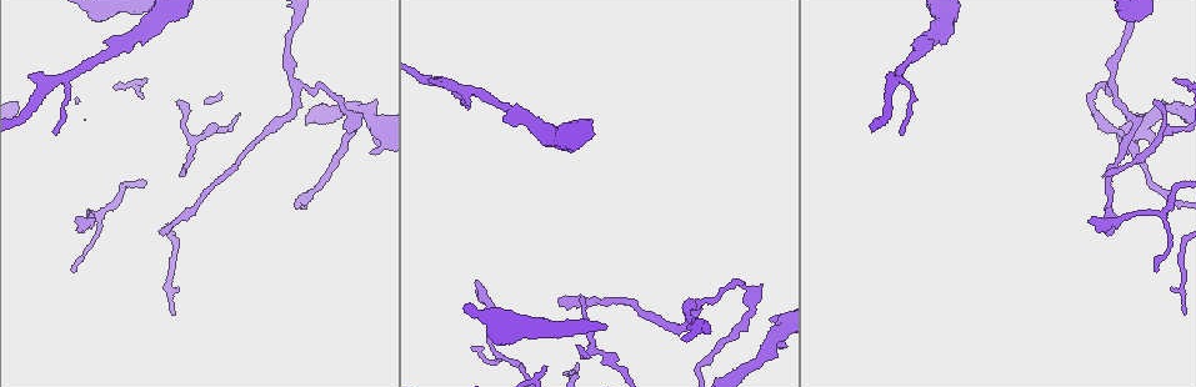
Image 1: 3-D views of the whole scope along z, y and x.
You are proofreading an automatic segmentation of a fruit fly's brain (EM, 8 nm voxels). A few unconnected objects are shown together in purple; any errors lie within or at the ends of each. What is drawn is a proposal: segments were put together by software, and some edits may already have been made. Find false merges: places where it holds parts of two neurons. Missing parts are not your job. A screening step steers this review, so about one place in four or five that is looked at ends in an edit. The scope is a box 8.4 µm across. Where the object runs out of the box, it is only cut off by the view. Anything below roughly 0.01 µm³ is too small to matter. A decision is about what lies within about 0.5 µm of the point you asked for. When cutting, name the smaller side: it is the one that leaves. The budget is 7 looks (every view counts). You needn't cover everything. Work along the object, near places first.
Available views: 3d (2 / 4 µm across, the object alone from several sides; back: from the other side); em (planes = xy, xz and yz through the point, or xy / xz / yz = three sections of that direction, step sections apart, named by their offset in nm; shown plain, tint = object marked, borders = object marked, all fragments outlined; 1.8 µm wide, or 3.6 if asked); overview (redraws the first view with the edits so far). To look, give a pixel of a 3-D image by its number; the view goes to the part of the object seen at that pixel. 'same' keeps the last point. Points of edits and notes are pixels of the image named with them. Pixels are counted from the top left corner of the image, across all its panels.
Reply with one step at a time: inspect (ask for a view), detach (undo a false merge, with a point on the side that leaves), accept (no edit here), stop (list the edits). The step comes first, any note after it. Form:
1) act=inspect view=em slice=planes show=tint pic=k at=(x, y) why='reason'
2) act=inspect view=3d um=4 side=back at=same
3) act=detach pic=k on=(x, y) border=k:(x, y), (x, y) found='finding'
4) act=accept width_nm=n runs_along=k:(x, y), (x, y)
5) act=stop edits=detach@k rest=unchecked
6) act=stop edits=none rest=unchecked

act=inspect view=em slice=xz step=8 show=plain pic=1 at=(1163, 137) why='narrows sharply'

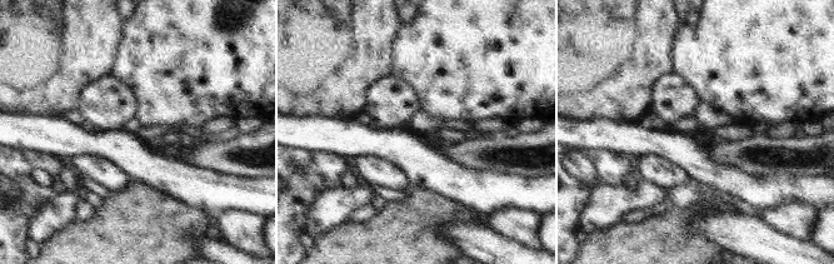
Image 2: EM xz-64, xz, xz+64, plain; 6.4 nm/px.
act=inspect view=em slice=xz step=8 show=tint at=same why='where the object lies'

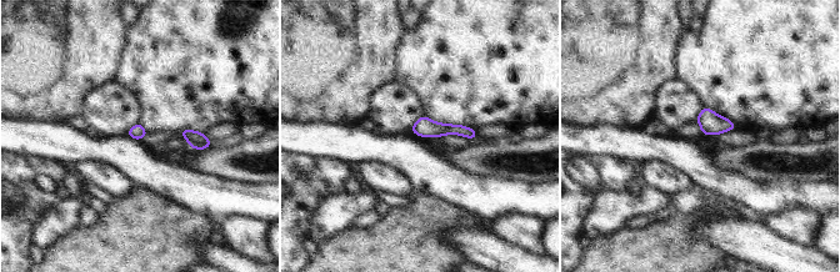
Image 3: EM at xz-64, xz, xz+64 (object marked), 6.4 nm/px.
act=accept runs_along=3:(415, 129), (460, 129), (473, 132) found='all the same neuron'

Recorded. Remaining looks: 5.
act=inspect view=3d um=2 pic=1 at=(1093, 98) why='sharp bend'

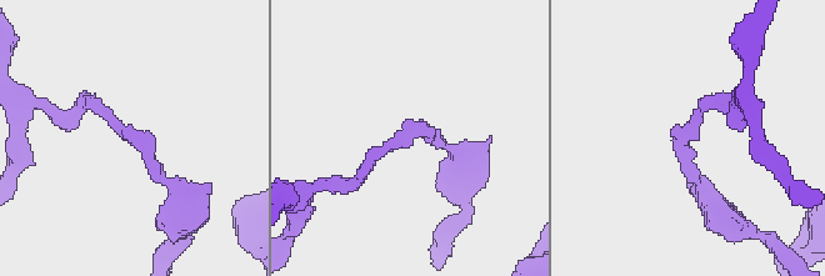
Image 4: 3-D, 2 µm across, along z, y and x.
act=inspect view=em slice=planes show=plain pic=4 at=(408, 132)

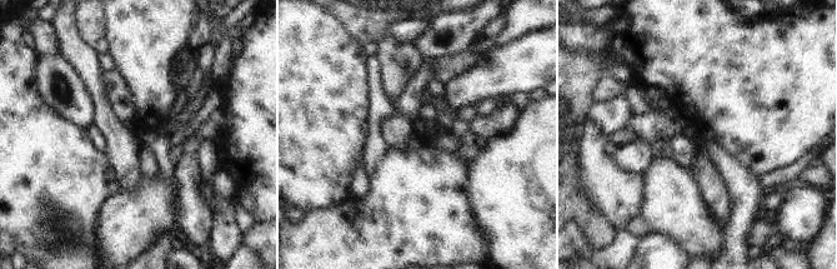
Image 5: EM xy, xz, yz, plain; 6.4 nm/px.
act=inspect view=em slice=planes show=tint at=same why='where the object lies'

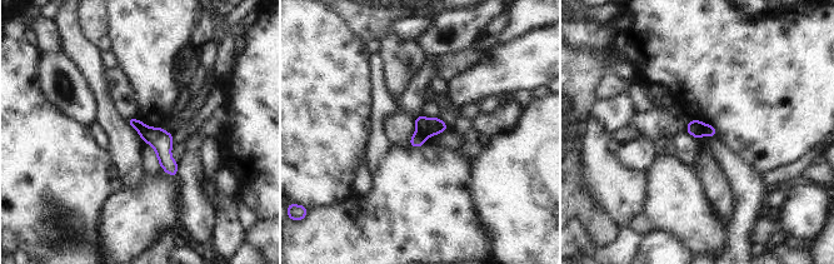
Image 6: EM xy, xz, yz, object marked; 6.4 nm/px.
act=detach pic=6 on=(694, 128) part_leaving=6:(140, 126), (163, 149), (174, 173) found='a second neuron is stuck on'

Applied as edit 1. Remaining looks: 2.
act=inspect view=em slice=planes show=tint pic=1 at=(89, 220) why='sudden change in width'

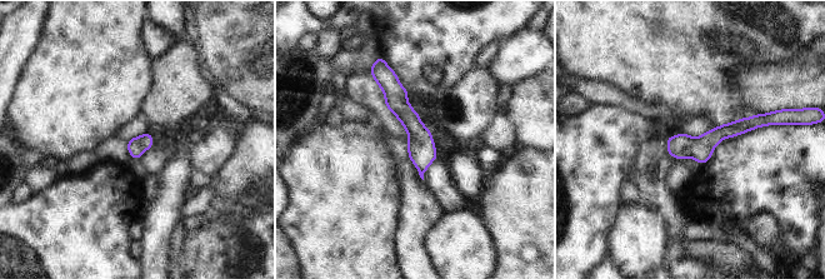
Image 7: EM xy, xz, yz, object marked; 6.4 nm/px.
act=accept width_nm=120 runs_along=7:(386, 71), (420, 136), (421, 170) found='one neuron here'

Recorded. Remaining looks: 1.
act=stop edits=detach@6 rest=unchecked

